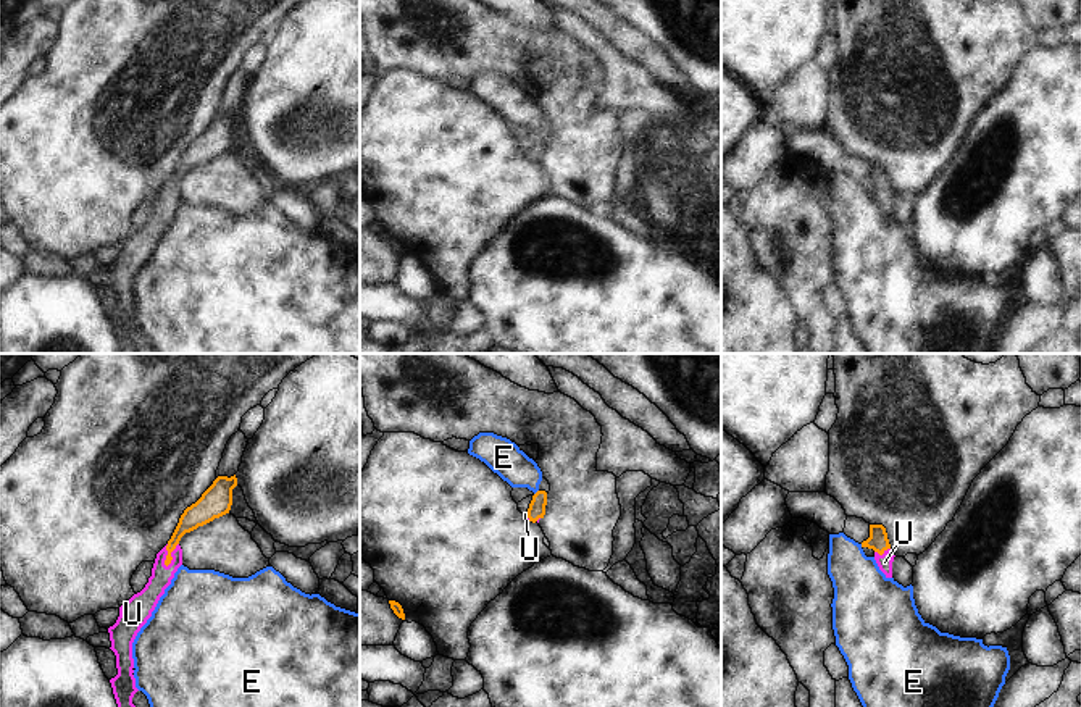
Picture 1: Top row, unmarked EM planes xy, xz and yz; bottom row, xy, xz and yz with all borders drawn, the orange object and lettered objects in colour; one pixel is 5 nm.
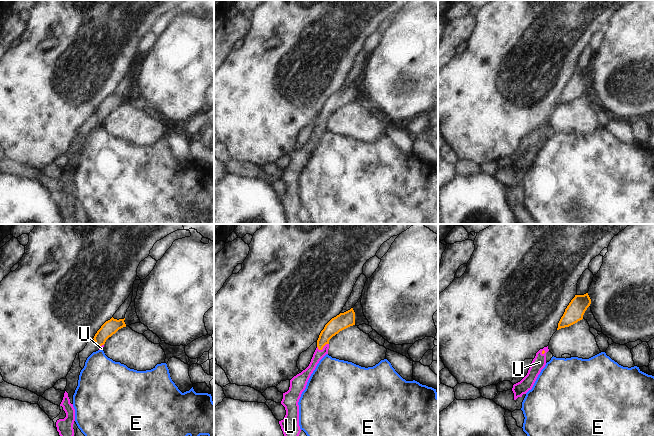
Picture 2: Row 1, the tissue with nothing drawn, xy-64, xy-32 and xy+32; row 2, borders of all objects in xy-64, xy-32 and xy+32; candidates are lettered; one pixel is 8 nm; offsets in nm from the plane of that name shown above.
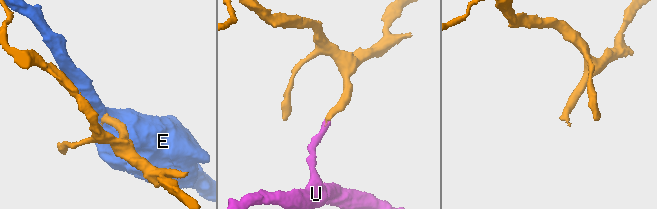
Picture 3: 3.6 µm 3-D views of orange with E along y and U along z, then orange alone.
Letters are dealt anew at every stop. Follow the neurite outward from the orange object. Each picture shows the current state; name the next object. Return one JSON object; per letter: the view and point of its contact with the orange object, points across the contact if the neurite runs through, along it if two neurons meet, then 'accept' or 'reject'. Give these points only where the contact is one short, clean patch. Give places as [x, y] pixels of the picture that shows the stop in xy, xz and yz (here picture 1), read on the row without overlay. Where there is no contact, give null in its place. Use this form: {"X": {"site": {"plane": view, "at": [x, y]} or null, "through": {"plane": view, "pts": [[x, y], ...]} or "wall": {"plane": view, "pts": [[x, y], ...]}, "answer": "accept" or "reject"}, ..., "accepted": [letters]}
{"E": {"site": {"plane": "xz", "at": [536, 131]}, "wall": {"plane": "xz", "pts": [[538, 128], [534, 133]]}, "answer": "reject"}, "U": {"site": {"plane": "xy", "at": [170, 194]}, "through": {"plane": "xy", "pts": [[196, 154], [178, 171], [170, 194], [162, 213]]}, "answer": "accept"}, "accepted": ["U"]}

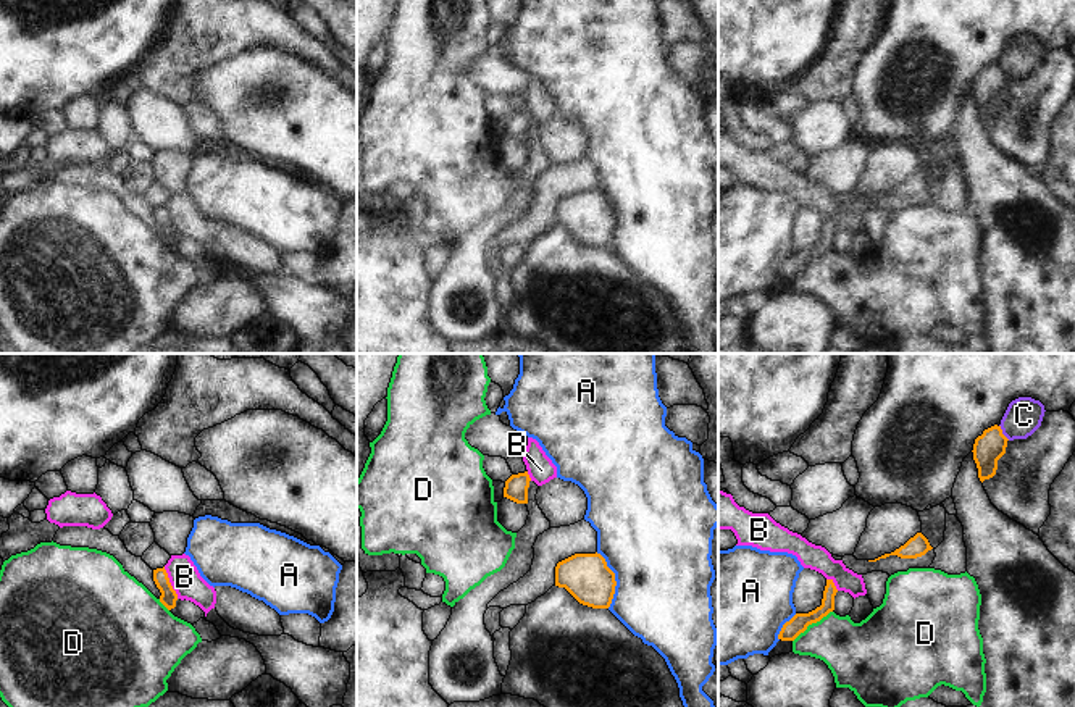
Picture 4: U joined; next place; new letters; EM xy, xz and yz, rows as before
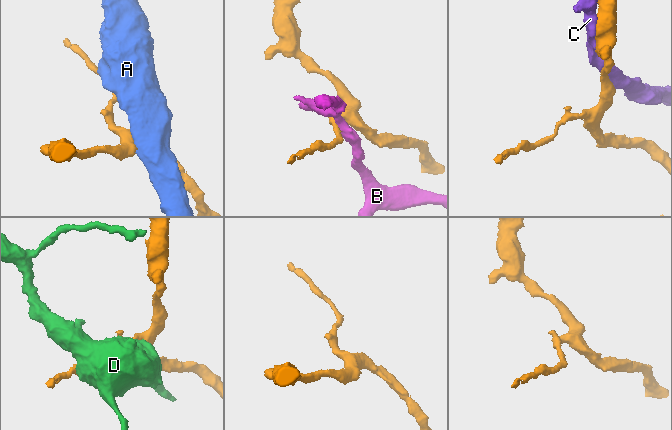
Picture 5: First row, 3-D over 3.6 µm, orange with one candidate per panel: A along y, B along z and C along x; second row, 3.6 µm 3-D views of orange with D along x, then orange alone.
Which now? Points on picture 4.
{"A": {"site": {"plane": "xz", "at": [614, 218]}, "answer": "reject"}, "B": {"site": {"plane": "xy", "at": [170, 221]}, "wall": {"plane": "xy", "pts": [[163, 205], [178, 236]]}, "answer": "reject"}, "C": {"site": {"plane": "yz", "at": [1001, 71]}, "answer": "reject"}, "D": {"site": {"plane": "yz", "at": [812, 260]}, "answer": "reject"}, "accepted": []}

